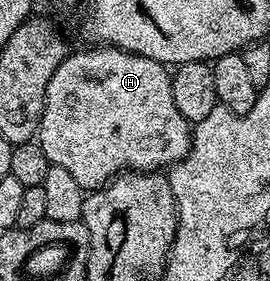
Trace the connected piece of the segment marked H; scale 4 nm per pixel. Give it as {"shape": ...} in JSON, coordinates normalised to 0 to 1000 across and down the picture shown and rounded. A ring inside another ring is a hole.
{"shape":[[[356,160],[344,181],[270,178],[200,246],[185,302],[170,302],[163,384],[133,495],[181,584],[248,601],[337,687],[389,665],[448,616],[478,609],[593,609],[633,598],[689,559],[711,512],[711,452],[659,402],[637,342],[637,274],[626,242],[556,203],[500,196],[433,167]]]}

